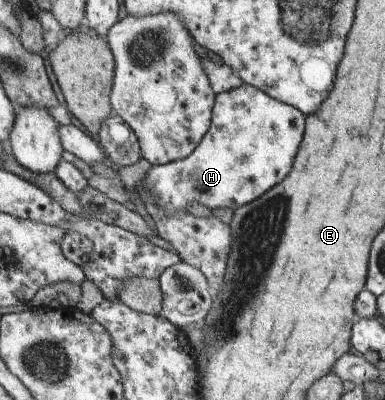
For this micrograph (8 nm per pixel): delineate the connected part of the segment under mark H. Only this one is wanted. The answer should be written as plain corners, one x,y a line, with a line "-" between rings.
243,84
240,88
231,91
224,91
220,94
216,94
216,102
214,103
214,114
212,119
211,129
206,133
206,137
199,143
197,149
193,153
182,160
177,160
168,164
160,166
152,166
148,171
147,177
143,178
141,182
144,183
146,190
150,193
150,197
147,200
155,200
156,205
159,205
159,209
165,210
168,214
176,214
177,212
187,212
186,209
193,203
198,202
206,206
209,210
219,209
219,207
227,207
235,211
240,207
246,206
248,203
254,202
262,195
265,195
273,187
279,185
293,169
293,163
297,157
298,151
301,147
301,141
305,139
305,125
306,115
295,106
284,104
279,100
273,99
270,95
267,95
264,91
257,89
255,86
249,84

